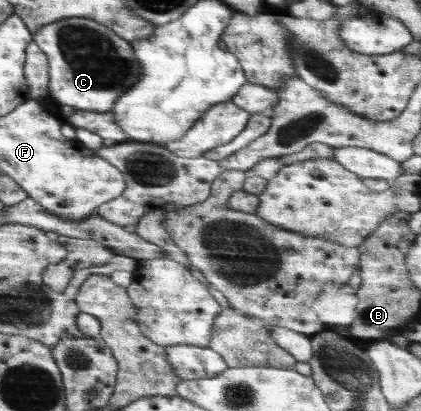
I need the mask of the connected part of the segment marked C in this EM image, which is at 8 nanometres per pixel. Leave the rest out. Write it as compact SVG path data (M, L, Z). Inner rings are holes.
M69 17L46 24L37 30L33 42L48 56L49 96L59 106L66 104L79 111L107 112L141 75L141 64L133 54L131 43L87 17Z

